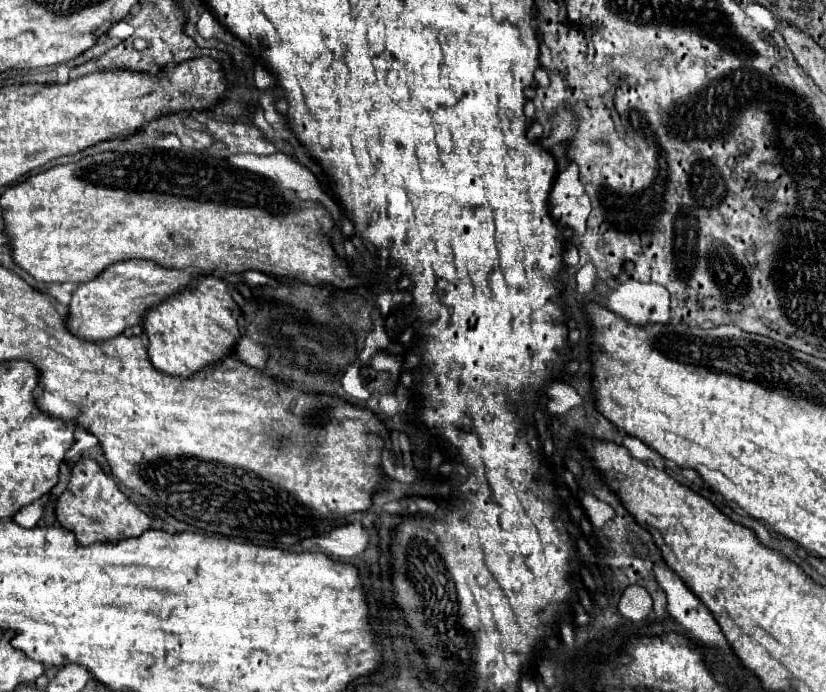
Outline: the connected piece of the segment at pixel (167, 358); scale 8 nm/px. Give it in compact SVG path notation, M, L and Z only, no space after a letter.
M202 276L194 282L194 288L188 288L182 294L174 294L164 300L158 308L150 310L144 318L144 332L148 336L148 354L156 370L166 372L168 376L190 378L196 372L204 370L206 366L216 366L224 356L234 352L236 342L240 340L240 326L238 326L240 308L236 306L228 286L216 276Z

